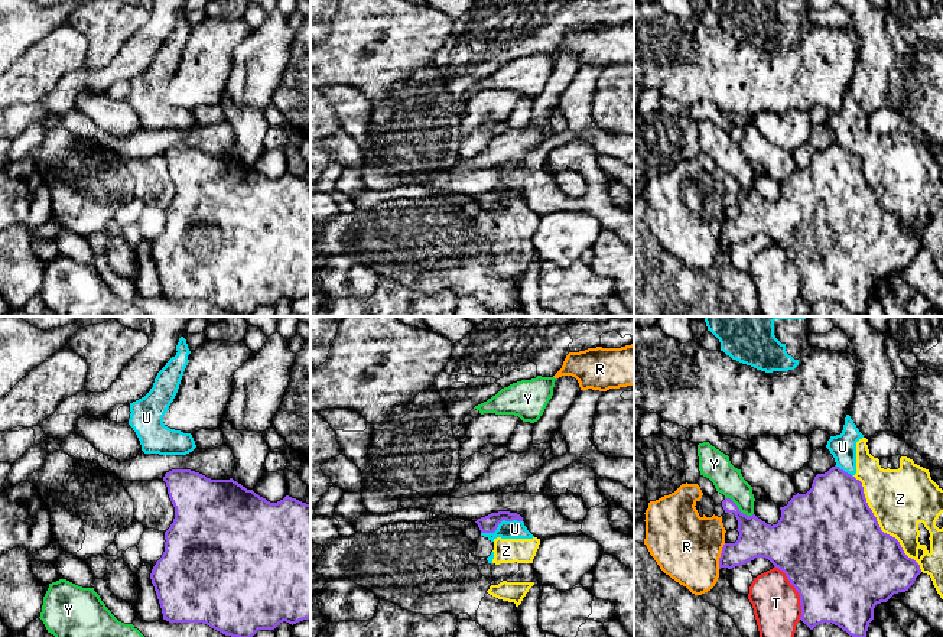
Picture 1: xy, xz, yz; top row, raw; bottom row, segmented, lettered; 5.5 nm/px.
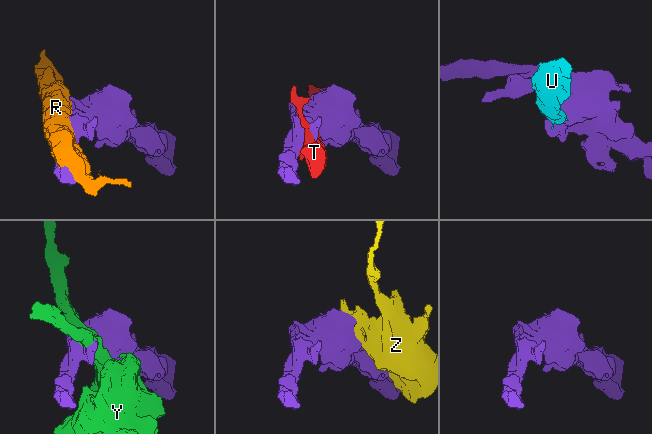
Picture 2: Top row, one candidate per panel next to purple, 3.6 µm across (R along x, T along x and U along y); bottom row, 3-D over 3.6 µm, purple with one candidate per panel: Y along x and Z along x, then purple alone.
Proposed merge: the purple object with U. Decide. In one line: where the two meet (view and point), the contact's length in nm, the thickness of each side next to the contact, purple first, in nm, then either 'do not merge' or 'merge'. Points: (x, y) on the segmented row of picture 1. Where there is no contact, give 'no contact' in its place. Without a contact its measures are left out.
xz (501, 520) | 240 nm | 100/100 nm | do not merge

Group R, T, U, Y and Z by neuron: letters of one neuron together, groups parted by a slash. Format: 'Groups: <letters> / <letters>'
Groups: R / T / U Z / Y

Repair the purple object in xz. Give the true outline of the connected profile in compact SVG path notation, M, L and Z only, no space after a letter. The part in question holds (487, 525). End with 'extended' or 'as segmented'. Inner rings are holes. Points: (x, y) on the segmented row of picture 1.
M498 511L498 513L491 513L485 517L481 517L475 523L478 524L481 533L494 533L503 520L505 520L505 521L513 521L513 520L523 521L523 517L517 513Z; as segmented

